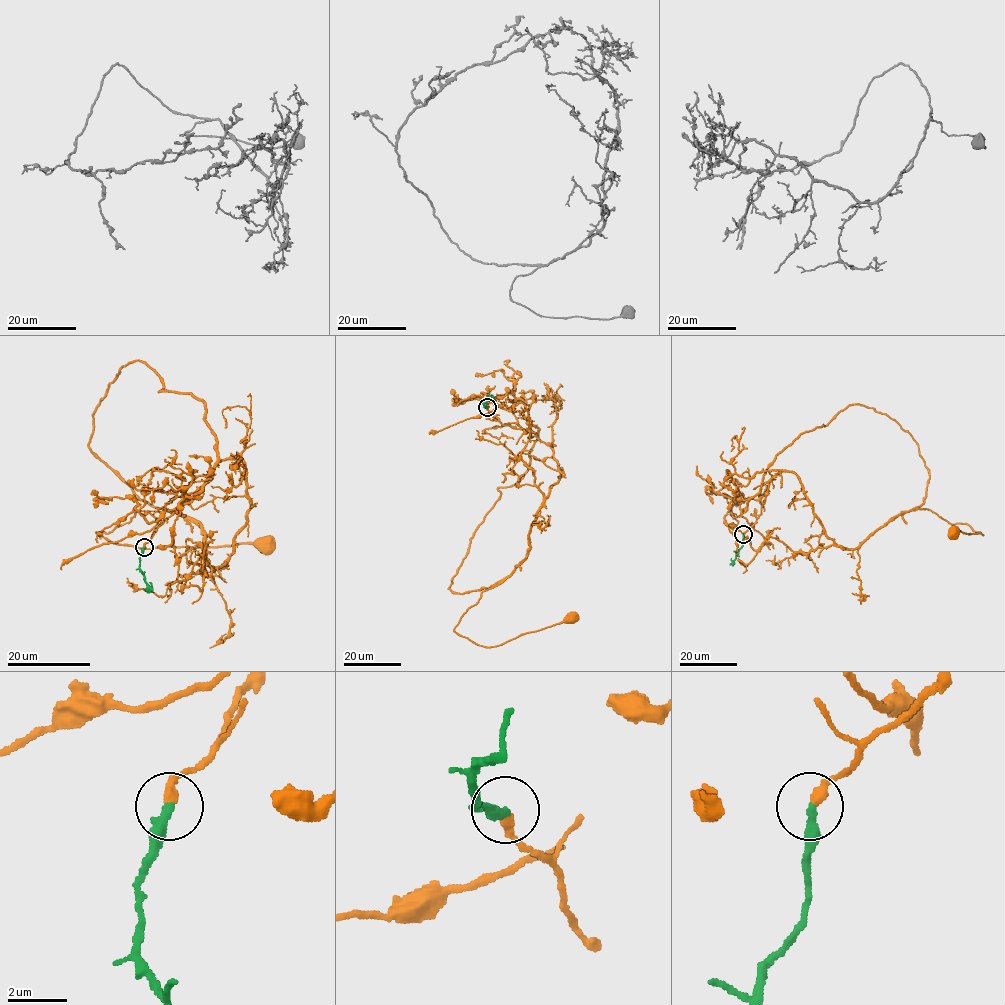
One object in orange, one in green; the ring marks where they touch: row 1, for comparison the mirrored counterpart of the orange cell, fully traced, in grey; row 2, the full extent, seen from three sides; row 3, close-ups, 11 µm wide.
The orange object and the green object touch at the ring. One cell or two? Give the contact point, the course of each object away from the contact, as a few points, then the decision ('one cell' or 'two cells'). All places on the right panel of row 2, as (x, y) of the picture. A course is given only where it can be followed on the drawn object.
(743, 534) | orange via (743, 533), (782, 471), (795, 474), (825, 533), (845, 548), (918, 509), (983, 535), (954, 532) | green via (743, 534), (743, 546), (734, 561), (731, 558) | one cell

